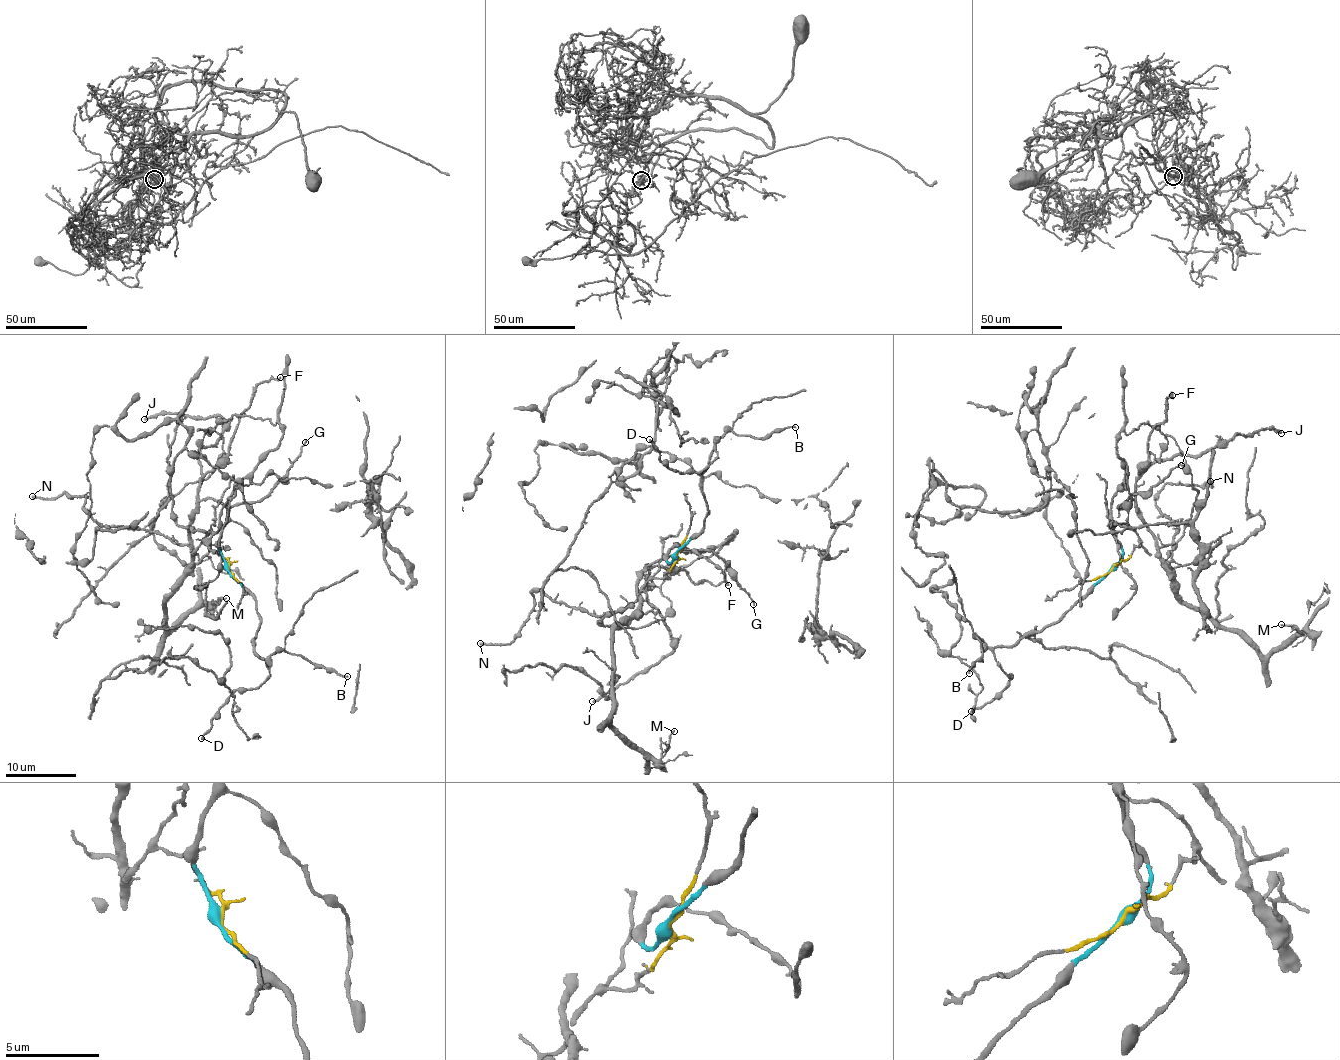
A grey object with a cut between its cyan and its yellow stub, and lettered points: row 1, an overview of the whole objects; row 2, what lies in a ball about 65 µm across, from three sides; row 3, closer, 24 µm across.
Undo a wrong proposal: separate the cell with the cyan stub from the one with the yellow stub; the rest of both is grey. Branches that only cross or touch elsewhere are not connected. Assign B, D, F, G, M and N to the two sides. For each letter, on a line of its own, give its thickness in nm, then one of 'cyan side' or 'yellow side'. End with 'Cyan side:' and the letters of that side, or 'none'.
B: 150 nm thick; cyan side
D: 190 nm thick; cyan side
F: 180 nm thick; yellow side
G: 130 nm thick; yellow side
M: 140 nm thick; yellow side
N: 260 nm thick; yellow side
Cyan side: B, D

